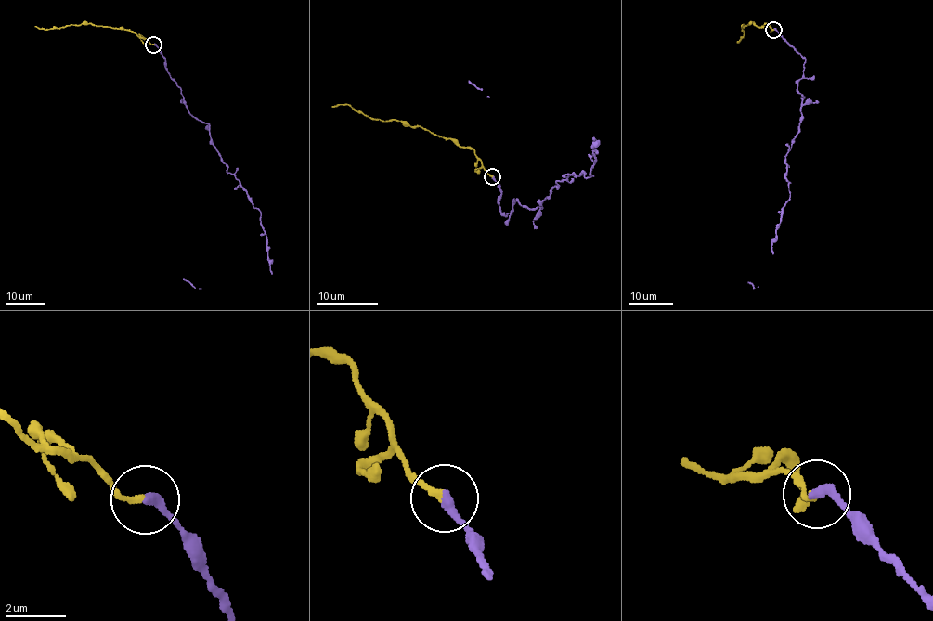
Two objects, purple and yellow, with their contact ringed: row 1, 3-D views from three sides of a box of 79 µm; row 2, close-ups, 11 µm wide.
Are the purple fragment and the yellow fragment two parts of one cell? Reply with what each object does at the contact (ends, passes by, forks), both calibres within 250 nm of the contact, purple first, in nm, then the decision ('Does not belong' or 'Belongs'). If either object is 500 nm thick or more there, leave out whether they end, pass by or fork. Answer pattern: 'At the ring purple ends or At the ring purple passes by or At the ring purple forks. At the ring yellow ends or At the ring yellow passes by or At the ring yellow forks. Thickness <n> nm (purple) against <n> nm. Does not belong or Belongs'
At the ring purple ends. At the ring yellow ends. Thickness 320 nm (purple) against 200 nm. Does not belong

